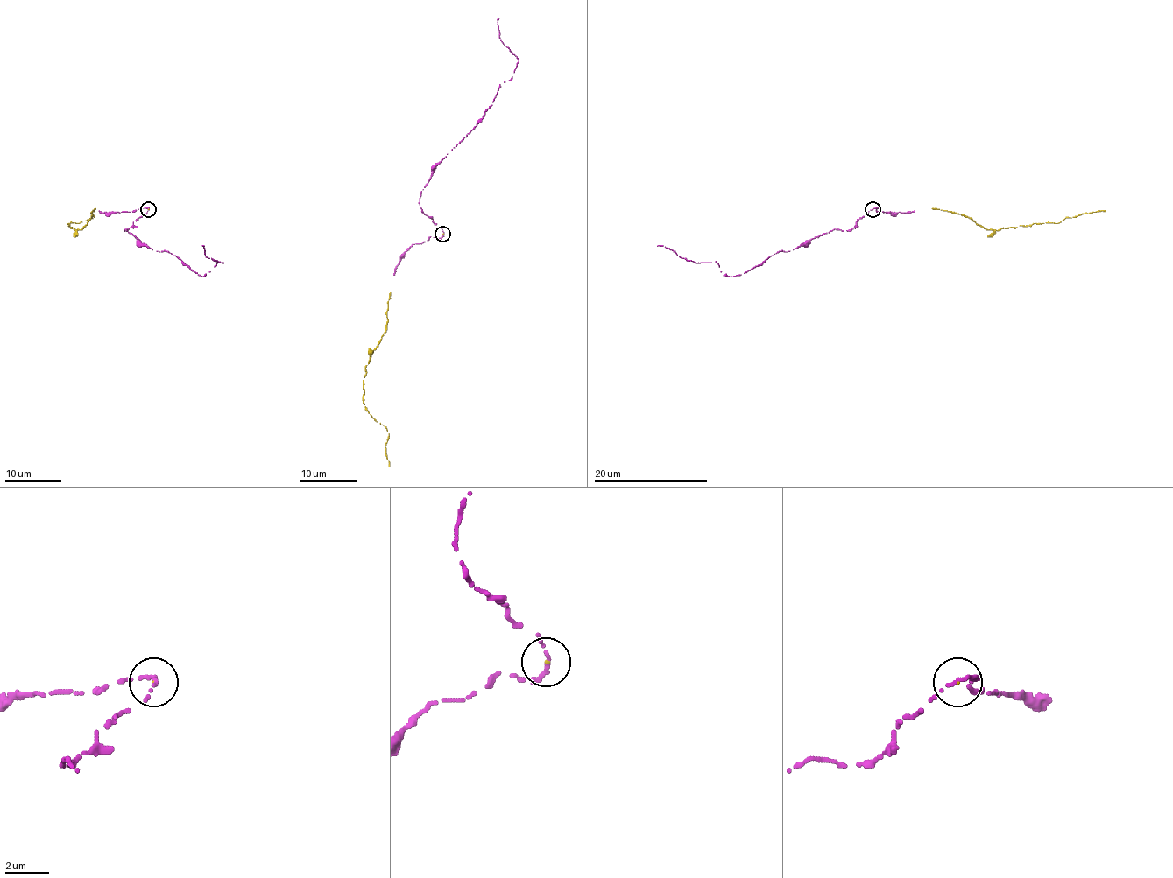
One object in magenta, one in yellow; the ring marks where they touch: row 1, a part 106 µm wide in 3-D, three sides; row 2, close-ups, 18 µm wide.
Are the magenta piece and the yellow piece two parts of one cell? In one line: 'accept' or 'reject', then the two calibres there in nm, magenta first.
accept | 240/70 nm

